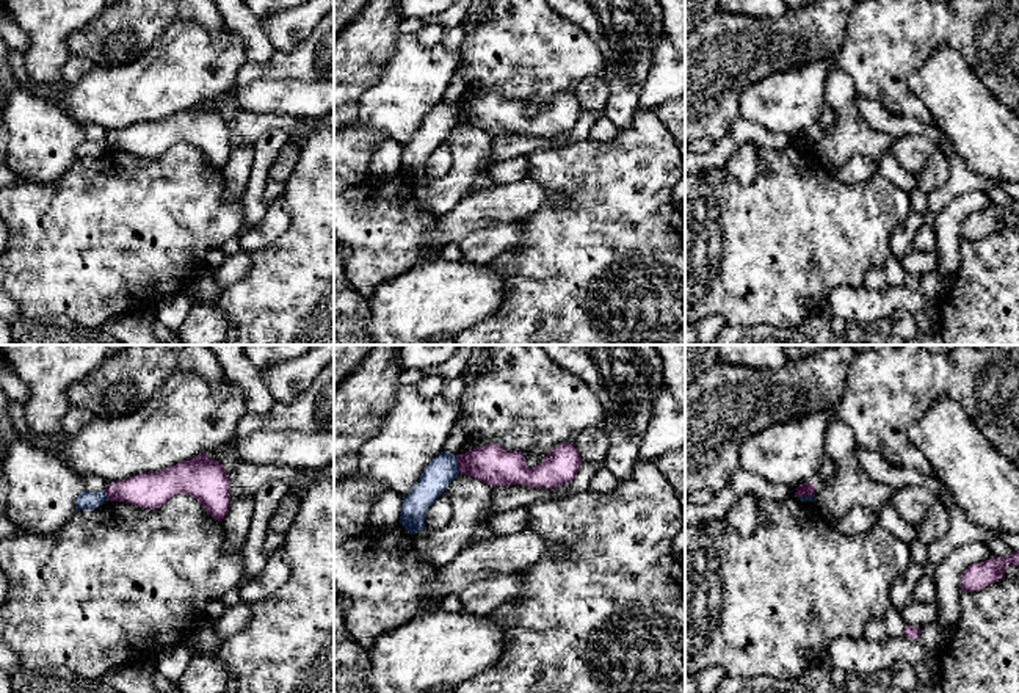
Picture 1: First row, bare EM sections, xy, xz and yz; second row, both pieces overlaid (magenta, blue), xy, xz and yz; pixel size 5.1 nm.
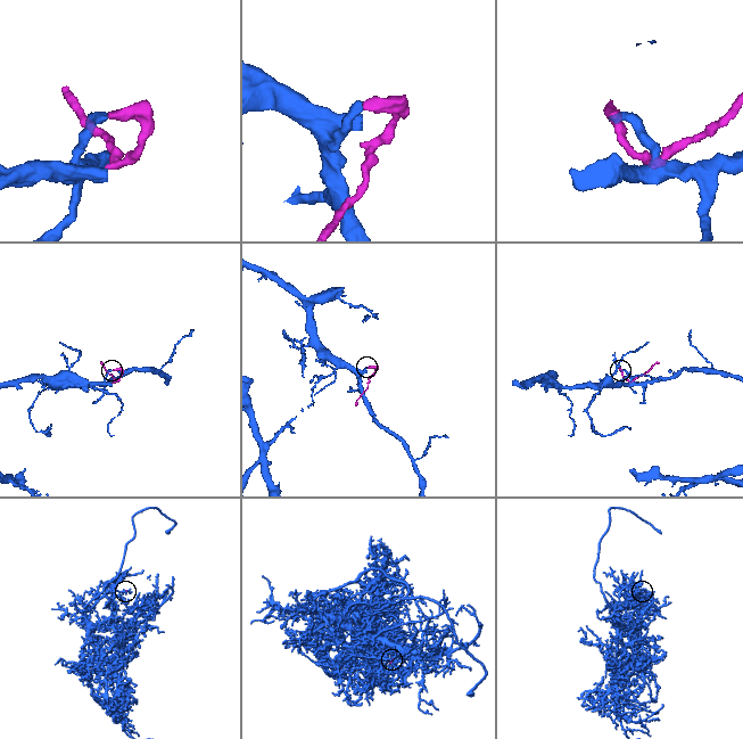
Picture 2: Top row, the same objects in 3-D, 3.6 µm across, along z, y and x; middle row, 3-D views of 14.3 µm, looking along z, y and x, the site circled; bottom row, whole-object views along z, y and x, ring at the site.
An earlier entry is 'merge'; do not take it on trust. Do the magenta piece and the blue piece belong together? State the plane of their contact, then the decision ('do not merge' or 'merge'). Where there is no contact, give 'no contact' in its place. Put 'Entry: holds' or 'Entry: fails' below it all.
meets magenta in xz; do not merge
Entry: fails

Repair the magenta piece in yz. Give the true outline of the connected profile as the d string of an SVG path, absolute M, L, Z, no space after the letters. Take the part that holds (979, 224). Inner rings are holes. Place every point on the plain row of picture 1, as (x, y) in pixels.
M1019 199L1011 205L991 205L986 210L974 212L961 227L961 240L978 240L999 230L1008 215L1019 215Z

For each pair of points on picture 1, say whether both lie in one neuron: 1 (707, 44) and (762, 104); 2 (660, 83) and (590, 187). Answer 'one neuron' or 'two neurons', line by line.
1: two neurons
2: two neurons

